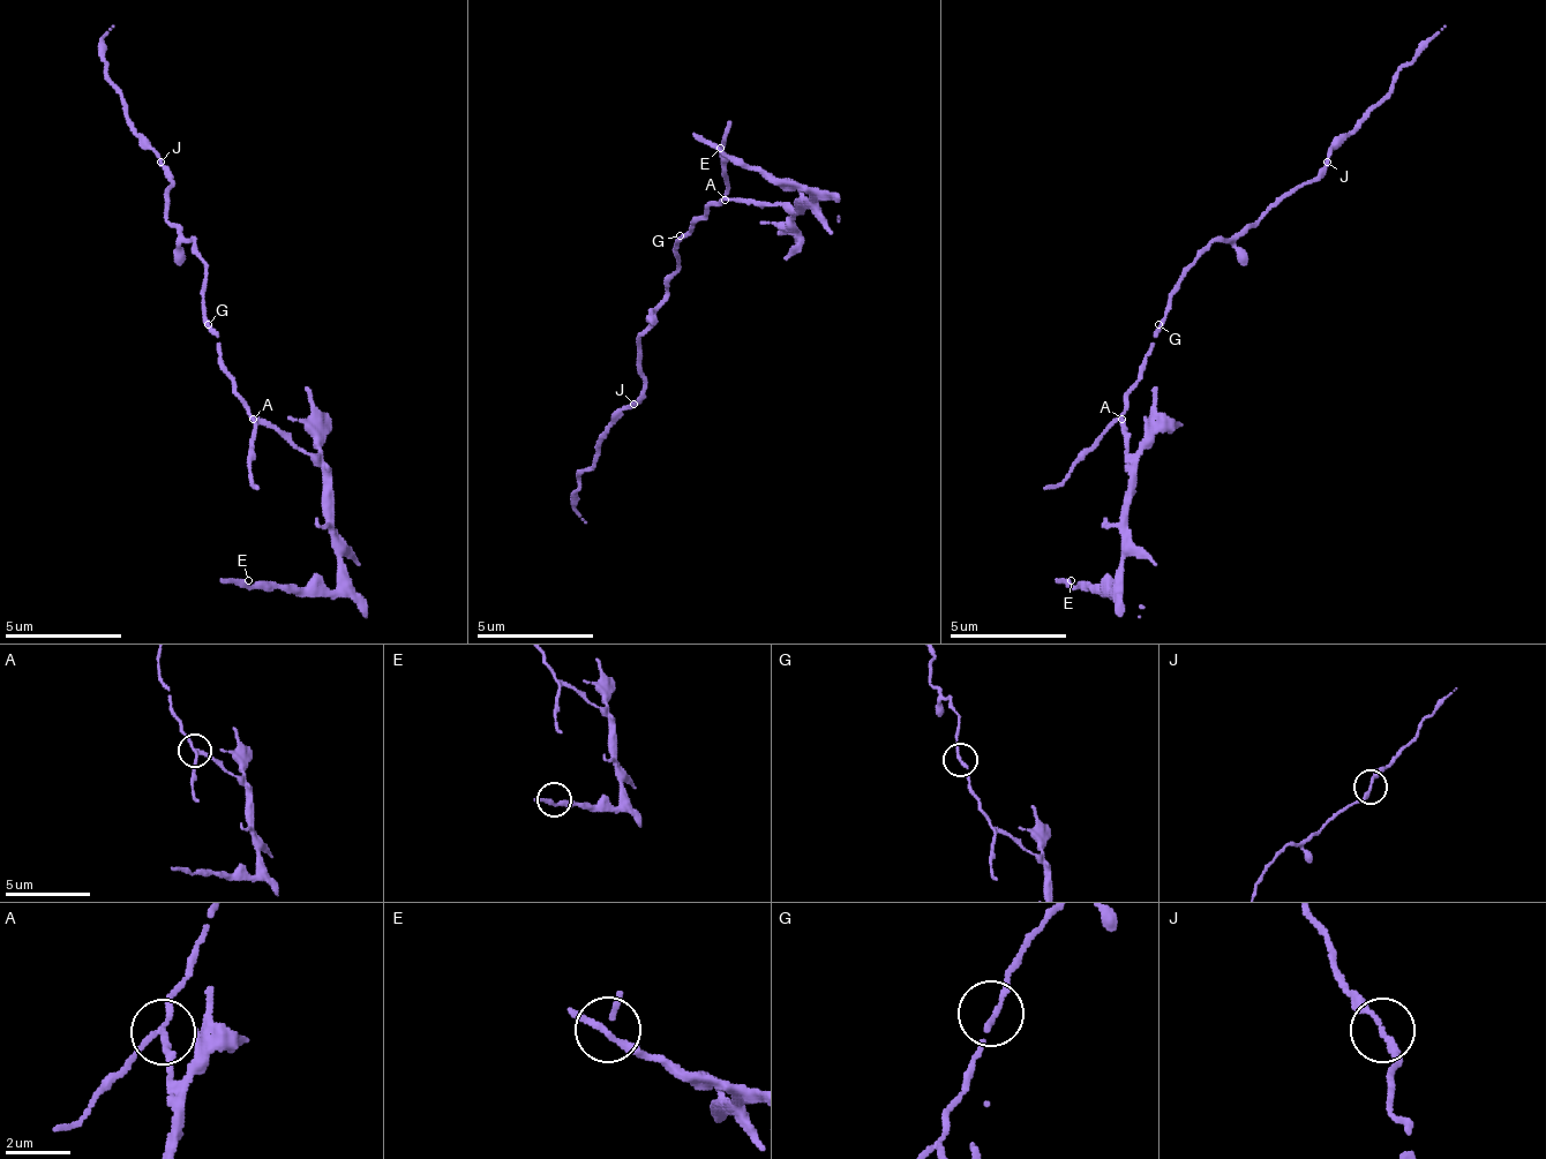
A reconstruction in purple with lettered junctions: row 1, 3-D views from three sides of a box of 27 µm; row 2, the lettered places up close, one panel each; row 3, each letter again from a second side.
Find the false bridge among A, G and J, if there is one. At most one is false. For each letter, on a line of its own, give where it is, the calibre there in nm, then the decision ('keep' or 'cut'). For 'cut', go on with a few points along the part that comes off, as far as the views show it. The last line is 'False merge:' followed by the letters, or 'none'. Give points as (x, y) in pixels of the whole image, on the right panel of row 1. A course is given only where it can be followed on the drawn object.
A: at (1122, 419); 160 nm thick; cut; foreign part runs (1123, 418), (1128, 469), (1123, 574), (1111, 586), (1053, 580)
G: at (1158, 324); 160 nm thick; keep
J: at (1327, 162); 180 nm thick; keep
False merge: A

